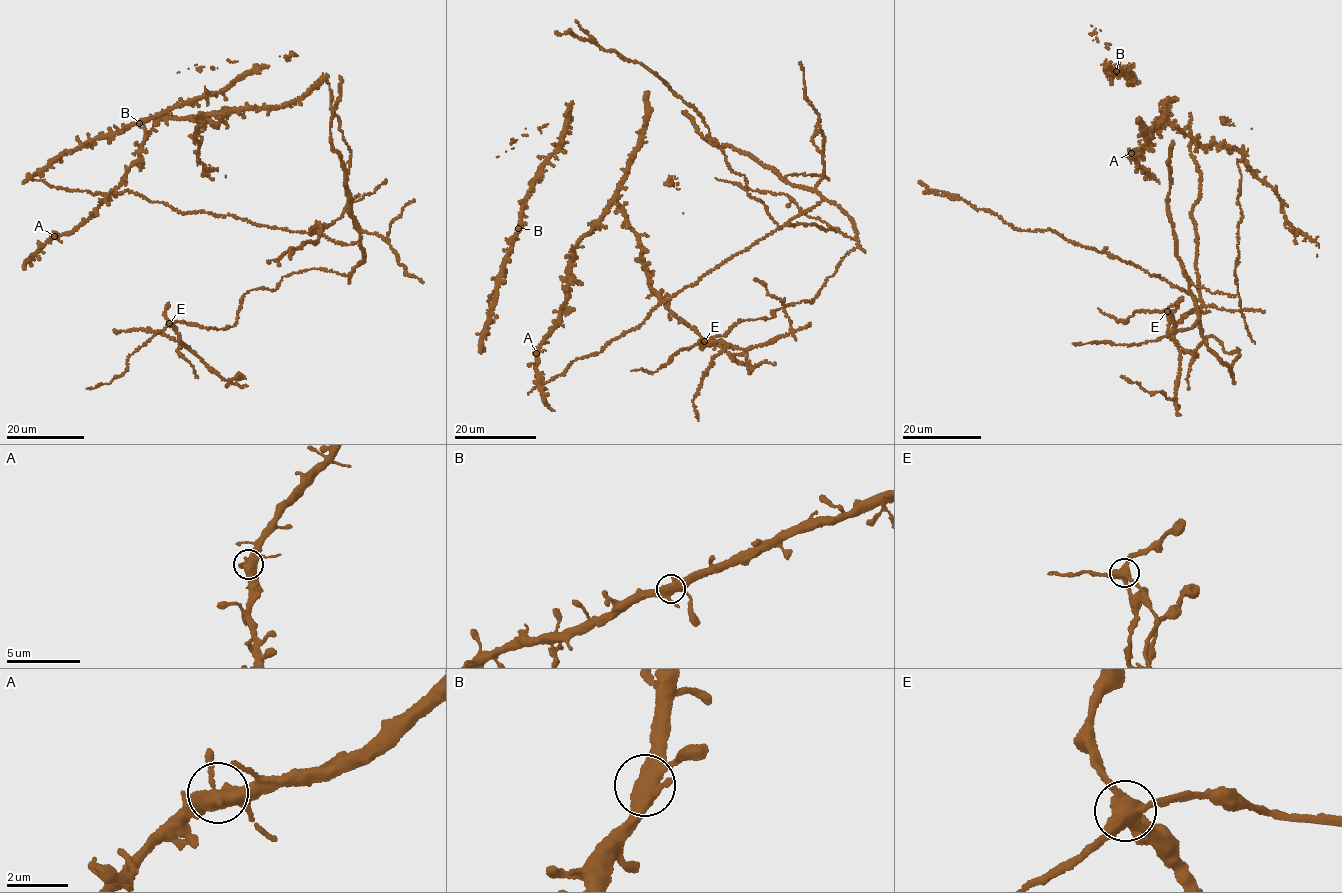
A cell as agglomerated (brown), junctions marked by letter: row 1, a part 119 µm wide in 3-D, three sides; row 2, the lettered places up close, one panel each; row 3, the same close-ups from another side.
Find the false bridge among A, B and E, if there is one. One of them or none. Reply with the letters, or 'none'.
E

